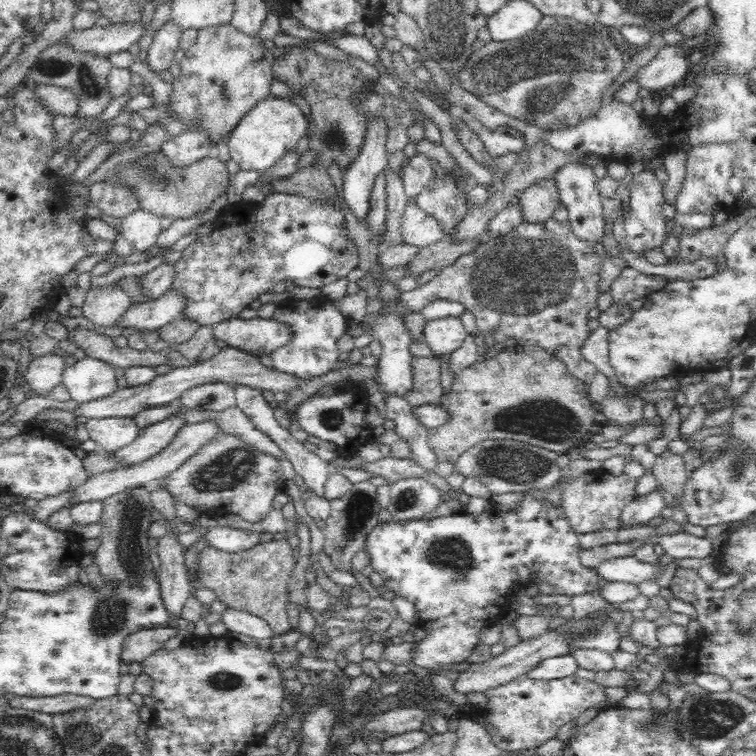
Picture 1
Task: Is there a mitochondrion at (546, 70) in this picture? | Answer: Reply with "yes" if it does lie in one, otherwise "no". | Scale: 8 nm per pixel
yes

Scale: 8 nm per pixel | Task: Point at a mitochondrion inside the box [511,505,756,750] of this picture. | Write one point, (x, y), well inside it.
(711, 718)

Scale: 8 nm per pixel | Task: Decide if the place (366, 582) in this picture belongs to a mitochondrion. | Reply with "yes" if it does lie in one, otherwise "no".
no

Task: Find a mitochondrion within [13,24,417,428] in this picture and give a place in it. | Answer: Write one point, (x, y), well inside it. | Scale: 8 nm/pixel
(54, 66)

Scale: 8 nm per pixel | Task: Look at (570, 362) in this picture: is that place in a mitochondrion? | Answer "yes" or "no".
no

